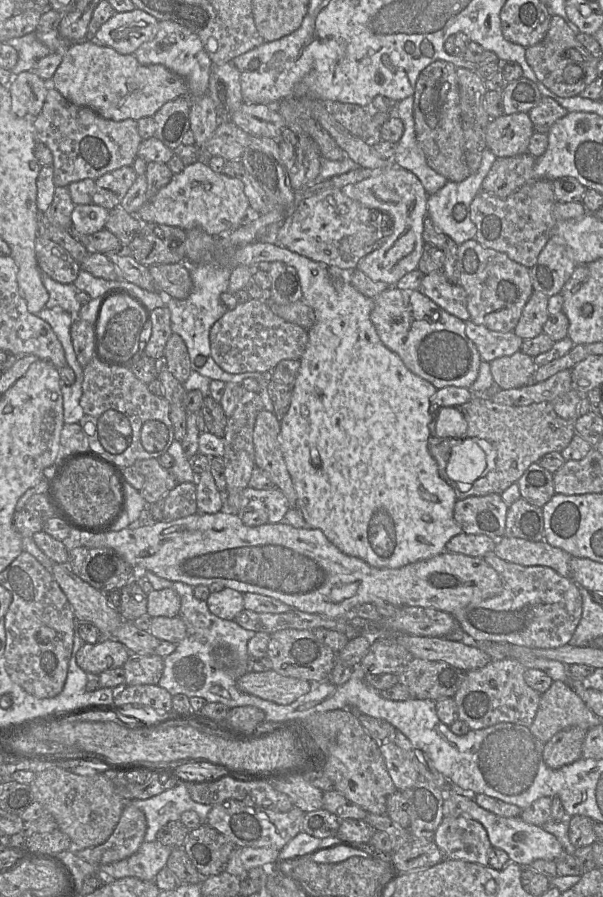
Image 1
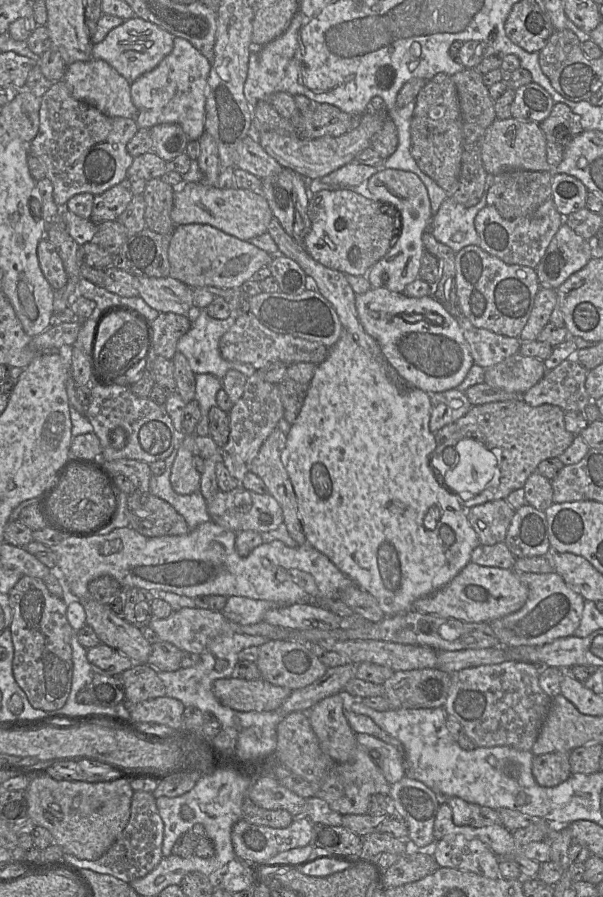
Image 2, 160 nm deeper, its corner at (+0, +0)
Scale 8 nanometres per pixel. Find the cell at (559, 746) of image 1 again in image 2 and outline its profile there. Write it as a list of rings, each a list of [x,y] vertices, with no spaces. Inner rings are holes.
[[[552,752],[535,756],[532,773],[536,782],[543,787],[554,787],[571,775],[570,752]]]

